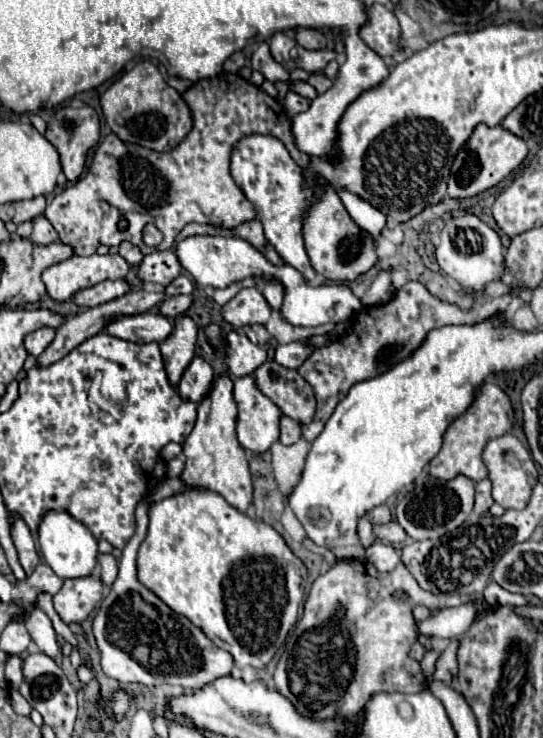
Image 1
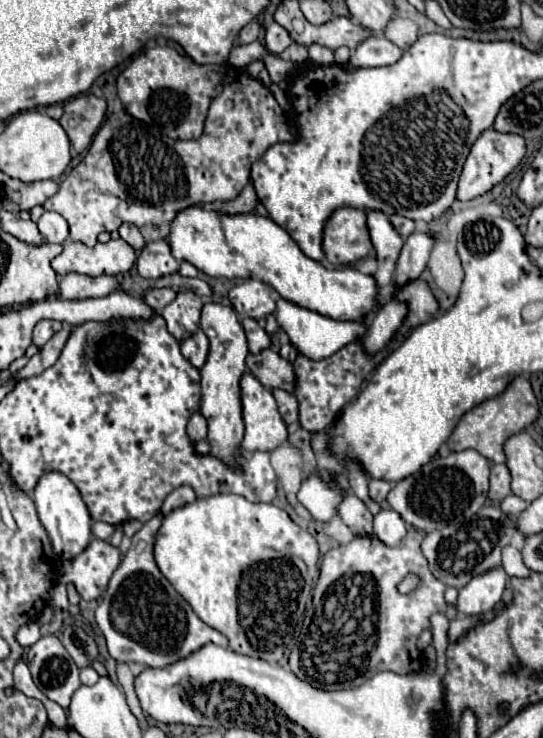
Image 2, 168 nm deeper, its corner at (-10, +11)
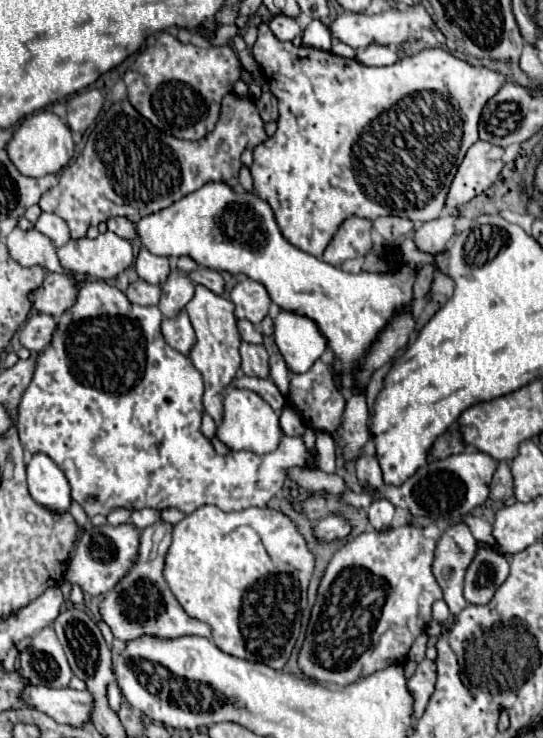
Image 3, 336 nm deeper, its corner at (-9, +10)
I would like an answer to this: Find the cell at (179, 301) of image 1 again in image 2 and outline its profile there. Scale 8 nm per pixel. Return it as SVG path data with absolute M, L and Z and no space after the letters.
M151 289L147 295L145 295L145 301L147 301L147 305L151 305L157 313L163 309L163 307L167 307L173 299L177 297L177 291L173 291L173 289Z

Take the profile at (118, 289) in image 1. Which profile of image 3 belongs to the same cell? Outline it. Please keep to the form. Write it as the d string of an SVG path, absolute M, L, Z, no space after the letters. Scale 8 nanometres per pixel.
M46 274L40 288L30 292L32 308L58 318L70 308L76 294L76 278L72 274Z

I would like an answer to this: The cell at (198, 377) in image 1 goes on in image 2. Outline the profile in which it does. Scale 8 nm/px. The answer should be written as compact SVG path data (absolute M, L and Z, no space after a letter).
M199 329L193 337L181 341L181 353L183 357L197 369L201 369L207 361L207 355L209 355L209 341L207 341L207 335Z

